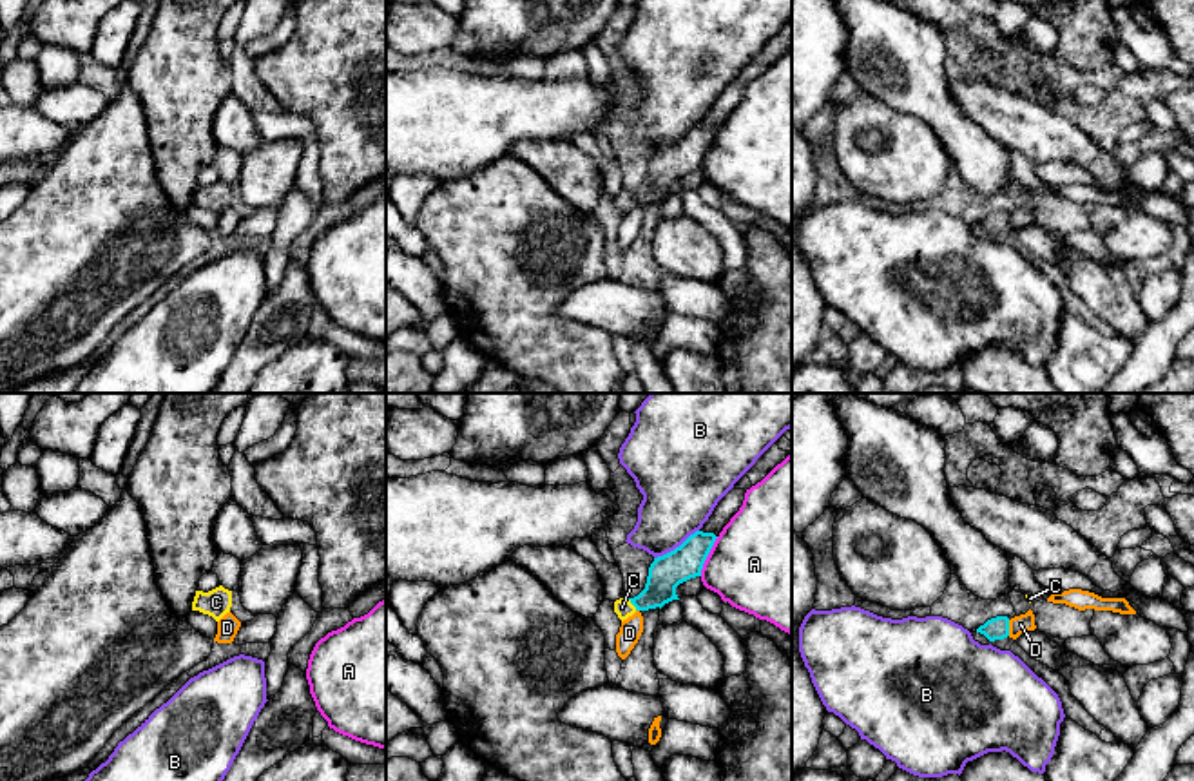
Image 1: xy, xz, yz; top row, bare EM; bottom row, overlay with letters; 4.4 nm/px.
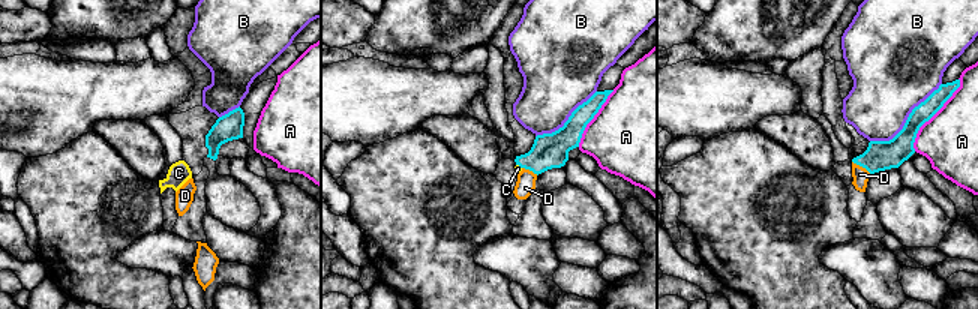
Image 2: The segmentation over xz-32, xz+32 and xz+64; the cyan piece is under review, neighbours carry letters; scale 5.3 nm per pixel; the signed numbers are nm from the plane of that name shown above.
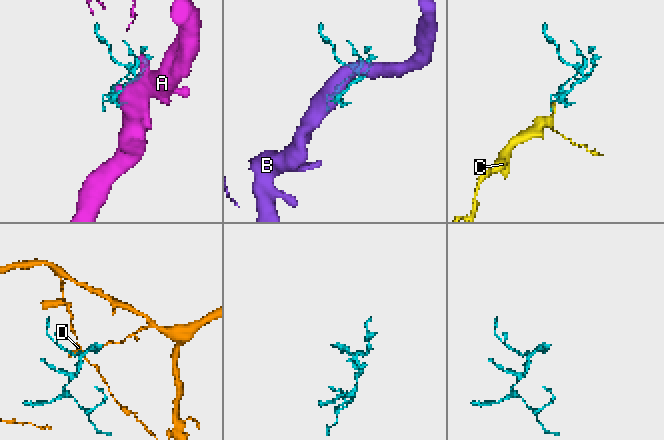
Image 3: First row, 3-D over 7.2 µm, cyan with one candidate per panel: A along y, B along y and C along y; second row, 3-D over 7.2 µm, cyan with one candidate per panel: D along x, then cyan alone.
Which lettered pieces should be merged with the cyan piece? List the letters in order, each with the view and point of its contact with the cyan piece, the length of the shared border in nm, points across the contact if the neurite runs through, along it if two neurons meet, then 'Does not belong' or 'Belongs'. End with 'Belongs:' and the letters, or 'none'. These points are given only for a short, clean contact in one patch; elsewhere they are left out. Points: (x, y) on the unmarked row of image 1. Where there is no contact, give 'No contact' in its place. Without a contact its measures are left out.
A: Touches cyan at xz (707, 149). Shared border 190 nm. Does not belong
B: Touches cyan at xz (676, 142). Shared border 240 nm. Does not belong
C: Touches cyan at xz (631, 196). Shared border 70 nm. Path across: xz (665, 167), (642, 196), (631, 196), (622, 202). Belongs
D: Touches cyan at yz (1008, 221). Shared border 70 nm. Does not belong
Belongs: C

